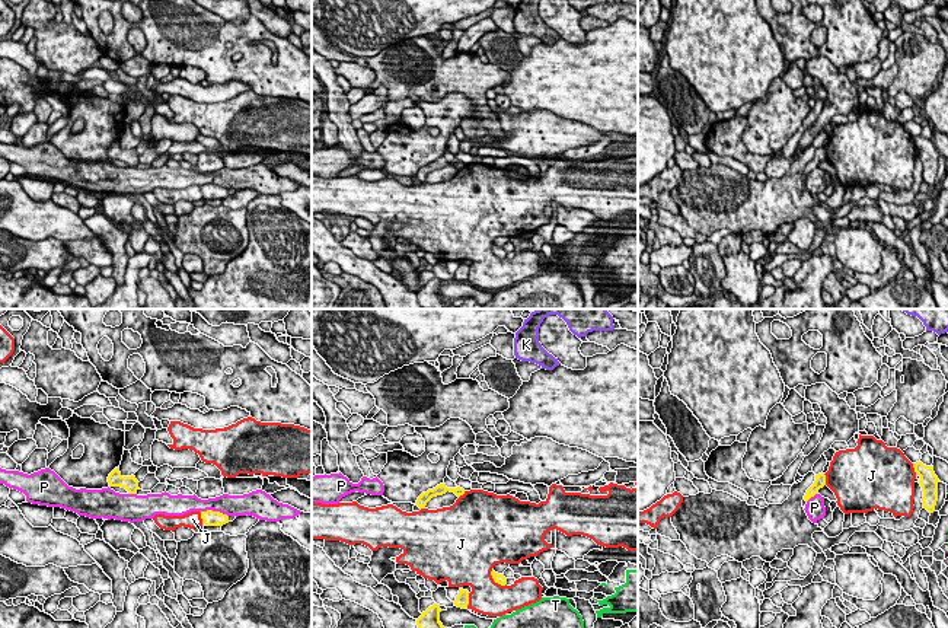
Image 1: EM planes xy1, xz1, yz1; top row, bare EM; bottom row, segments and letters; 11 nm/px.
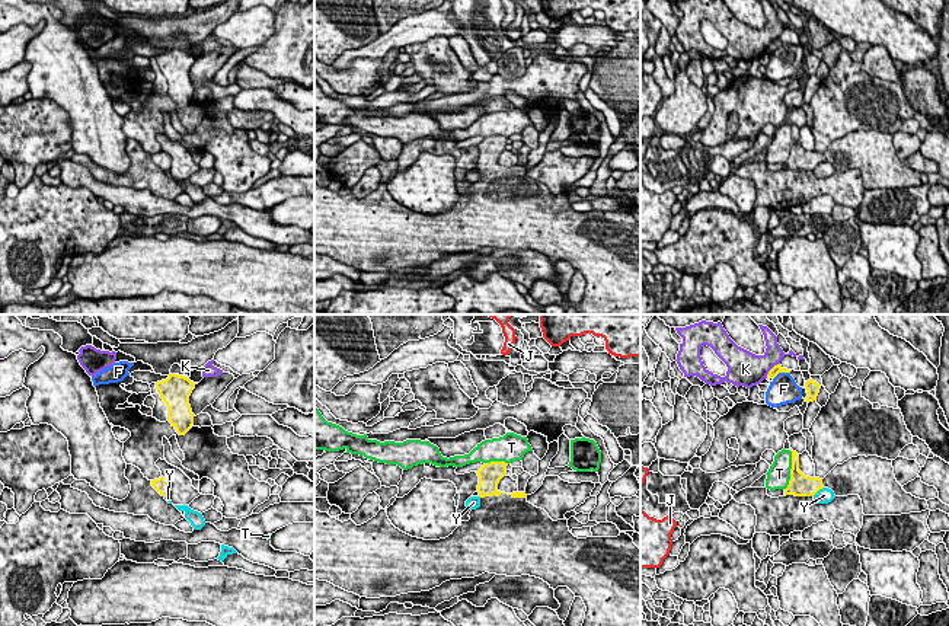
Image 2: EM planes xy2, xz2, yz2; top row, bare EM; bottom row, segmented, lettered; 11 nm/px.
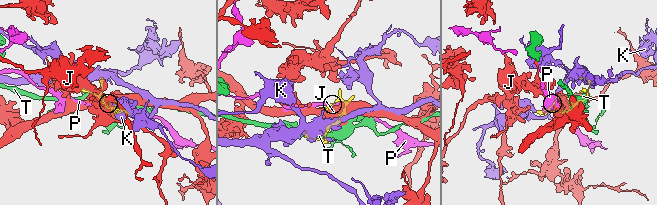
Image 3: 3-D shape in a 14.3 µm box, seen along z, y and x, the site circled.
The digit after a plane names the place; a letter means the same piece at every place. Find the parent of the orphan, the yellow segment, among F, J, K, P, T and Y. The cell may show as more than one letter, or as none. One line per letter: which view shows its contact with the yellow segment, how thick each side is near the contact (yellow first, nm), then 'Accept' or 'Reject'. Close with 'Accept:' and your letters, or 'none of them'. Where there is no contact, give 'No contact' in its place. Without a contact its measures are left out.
F: Touches yellow in yz2. Thickness 100 nm (yellow) against 320 nm. Reject
J: Touches yellow in xz1. Thickness 120 nm (yellow) against 380 nm. Reject
K: Touches yellow in yz2. Thickness 100 nm (yellow) against 360 nm. Reject
P: Touches yellow in xy1. Thickness 170 nm (yellow) against 220 nm. Reject
T: Touches yellow in yz2. Thickness 260 nm (yellow) against 260 nm. Reject
Y: Touches yellow in yz2. Thickness 260 nm (yellow) against 170 nm. Reject
Accept: none of them

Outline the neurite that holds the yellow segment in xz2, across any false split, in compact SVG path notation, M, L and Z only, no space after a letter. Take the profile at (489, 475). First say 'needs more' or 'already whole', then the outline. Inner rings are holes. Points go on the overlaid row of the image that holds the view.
needs more; M491 461L476 472L480 507L470 511L469 521L458 520L458 527L440 540L424 540L400 531L383 508L361 526L352 520L342 523L314 510L314 579L327 581L360 597L380 598L429 591L445 581L474 578L485 572L530 575L543 579L553 590L568 587L575 597L581 597L587 607L582 626L640 626L640 549L633 539L626 533L617 537L575 537L569 531L568 520L553 521L544 510L527 501L525 492L505 494L498 489L499 480L507 475L507 466L505 461Z

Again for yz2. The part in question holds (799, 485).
needs more; M792 450L790 480L783 496L814 496L822 488L831 489L835 496L859 495L865 515L901 515L929 510L926 499L907 494L897 482L892 460L878 456L851 457L819 479L799 470L799 454Z

